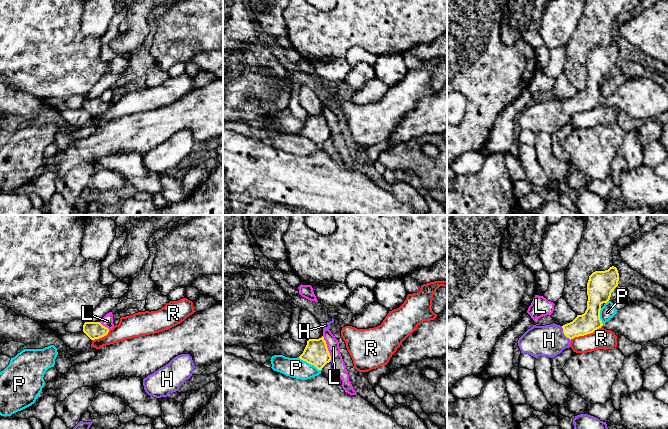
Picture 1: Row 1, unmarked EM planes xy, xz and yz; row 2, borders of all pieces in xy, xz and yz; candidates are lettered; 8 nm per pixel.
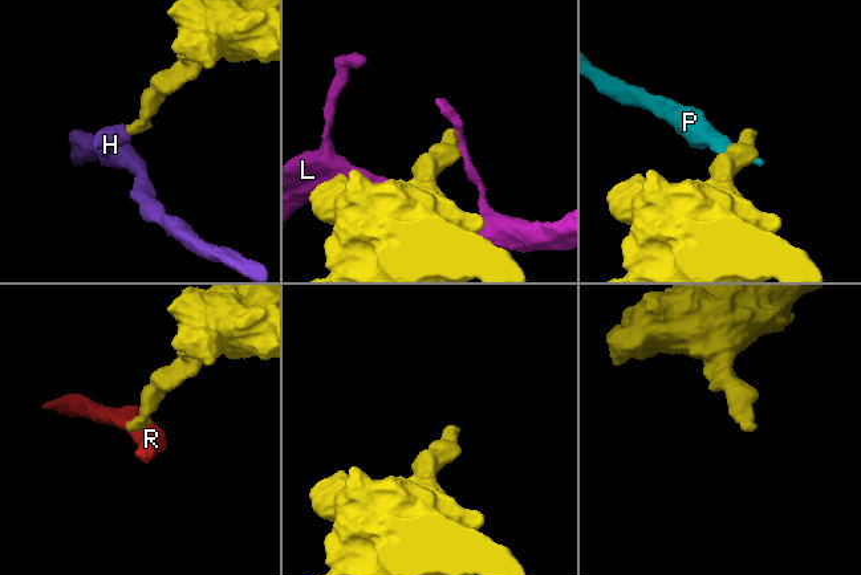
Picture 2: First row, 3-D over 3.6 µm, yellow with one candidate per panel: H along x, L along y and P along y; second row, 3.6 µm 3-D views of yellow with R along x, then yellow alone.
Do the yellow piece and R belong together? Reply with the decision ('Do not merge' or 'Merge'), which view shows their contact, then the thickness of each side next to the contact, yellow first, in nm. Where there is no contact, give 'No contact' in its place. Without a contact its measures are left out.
Do not merge. Touches yellow in yz. Thickness 170 nm (yellow) against 160 nm

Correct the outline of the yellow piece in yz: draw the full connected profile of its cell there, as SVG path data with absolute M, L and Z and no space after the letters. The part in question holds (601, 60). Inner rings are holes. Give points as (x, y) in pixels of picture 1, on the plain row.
M614 42L605 47L593 48L587 59L588 77L585 89L577 91L572 98L563 102L555 99L545 102L533 101L517 118L521 129L527 129L535 134L553 134L570 123L573 114L591 110L601 104L601 81L610 76L618 57L619 49Z

